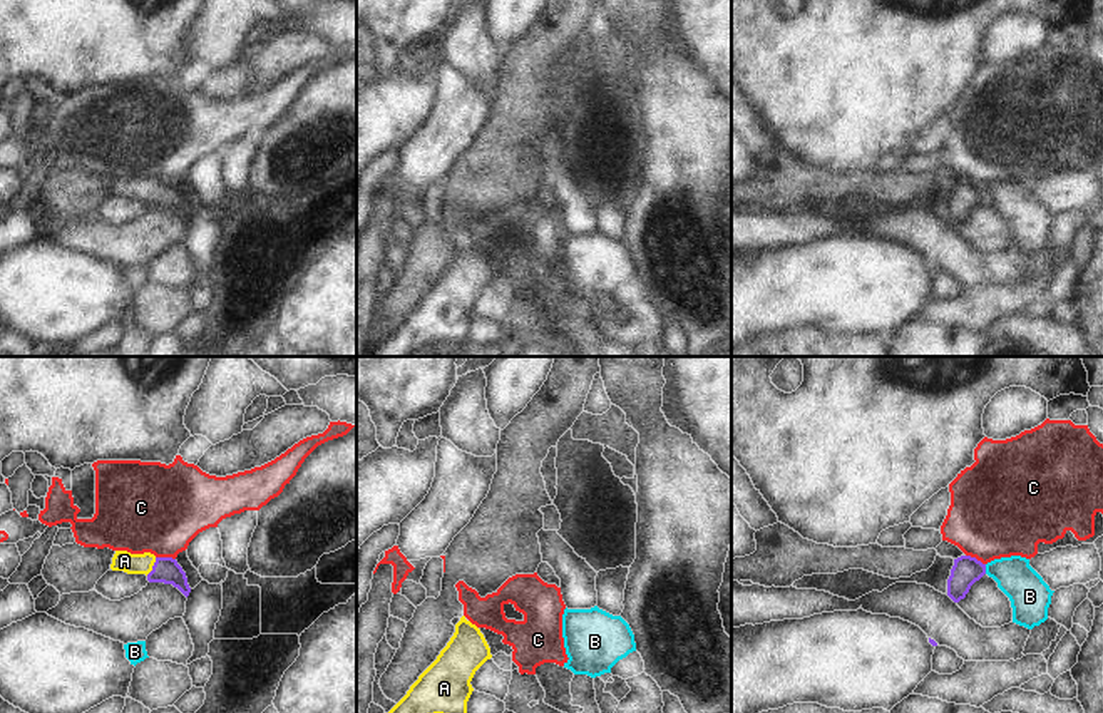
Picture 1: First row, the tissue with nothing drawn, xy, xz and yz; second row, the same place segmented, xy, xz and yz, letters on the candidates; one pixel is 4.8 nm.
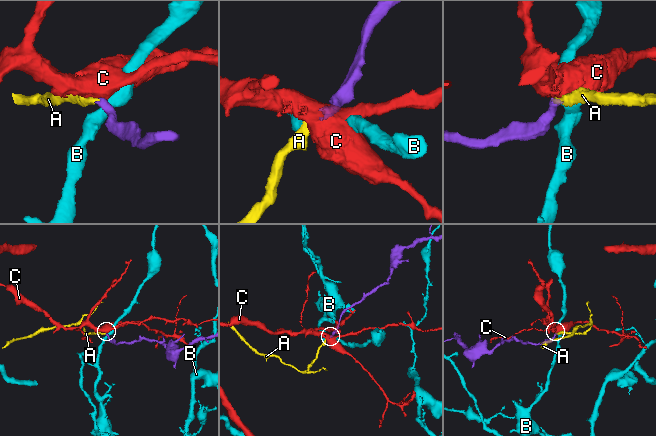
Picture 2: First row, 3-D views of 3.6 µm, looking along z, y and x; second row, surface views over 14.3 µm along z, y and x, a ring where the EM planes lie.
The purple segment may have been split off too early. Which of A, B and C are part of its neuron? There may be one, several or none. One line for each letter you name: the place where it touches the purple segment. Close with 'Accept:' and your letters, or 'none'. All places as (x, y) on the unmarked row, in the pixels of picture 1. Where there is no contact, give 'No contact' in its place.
A: Touches purple at xy (153, 191)
Accept: A.

